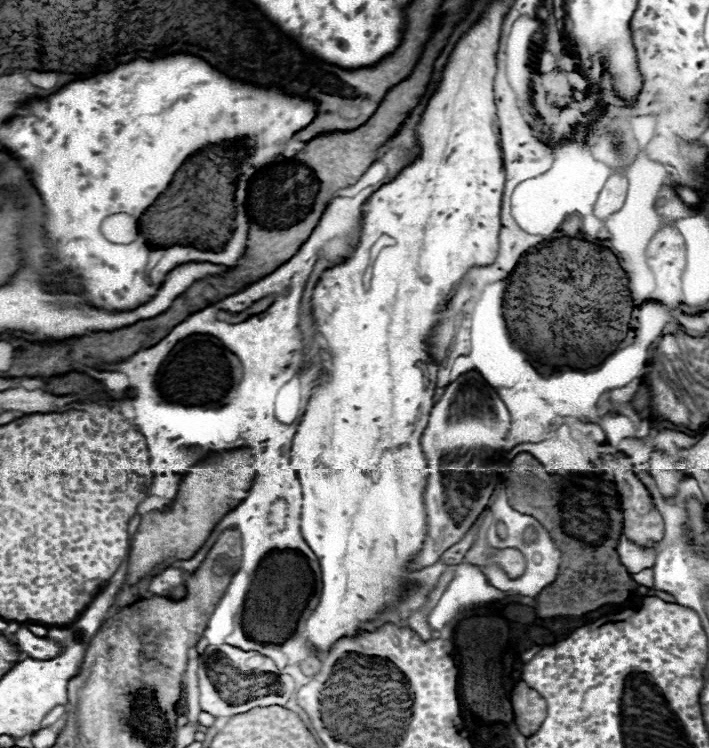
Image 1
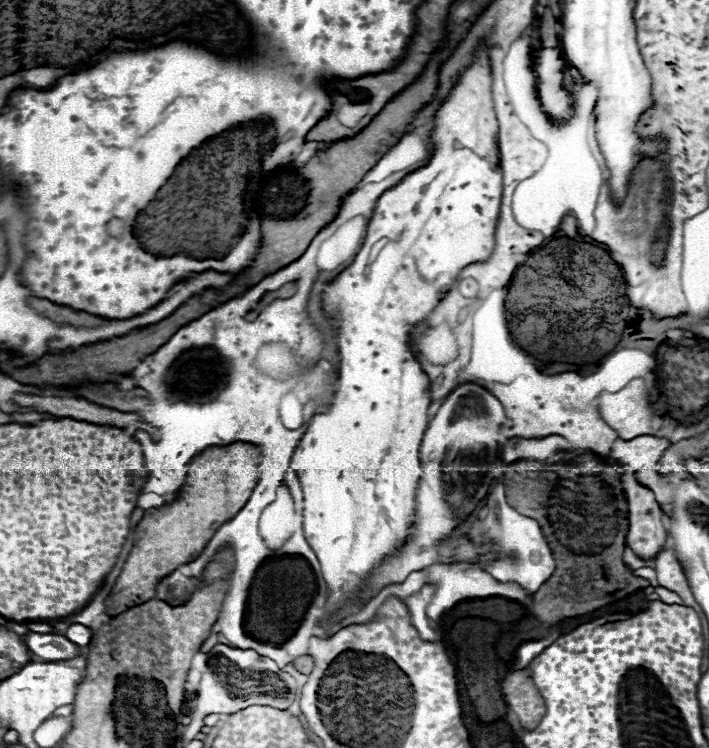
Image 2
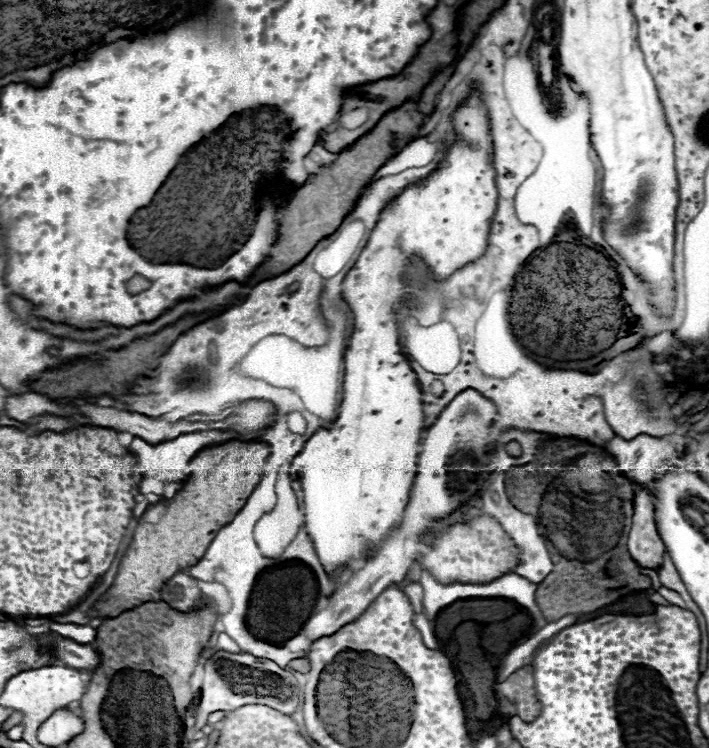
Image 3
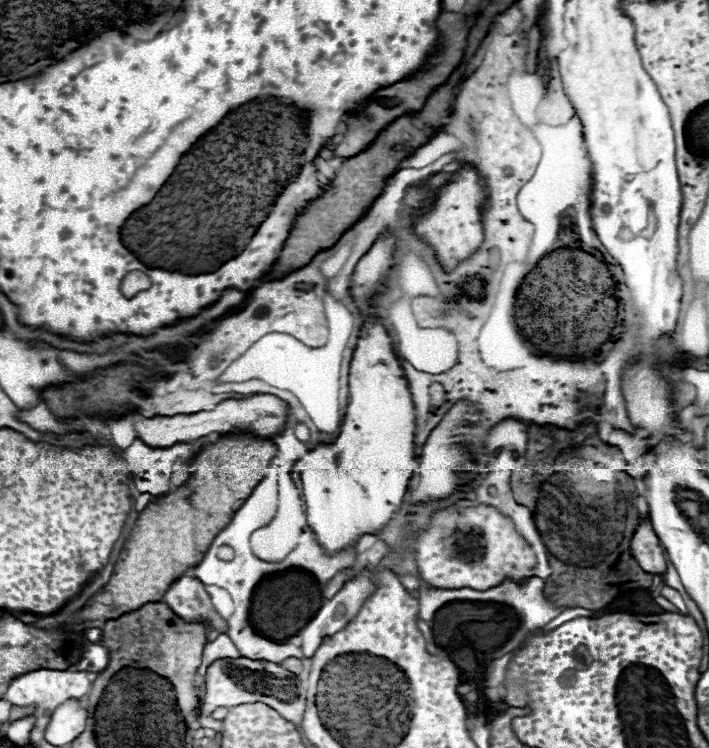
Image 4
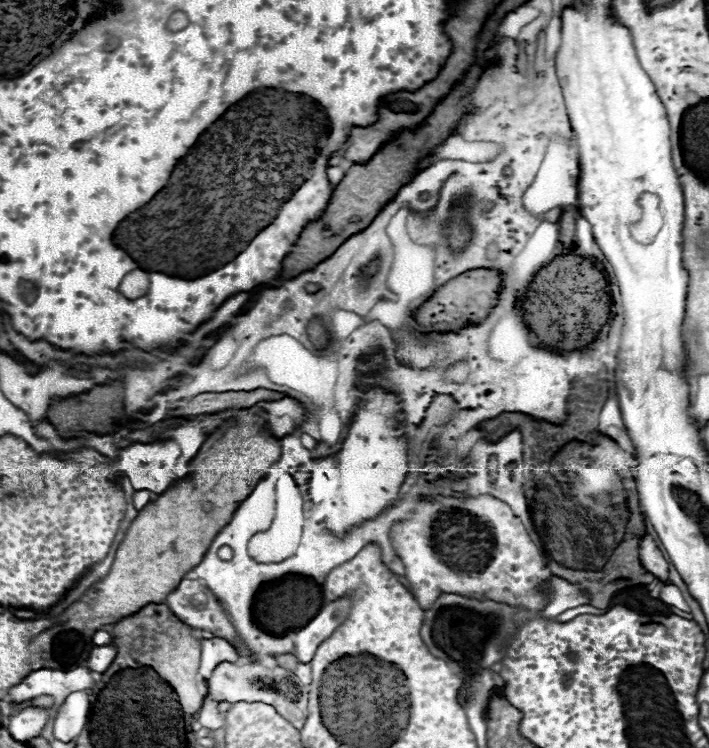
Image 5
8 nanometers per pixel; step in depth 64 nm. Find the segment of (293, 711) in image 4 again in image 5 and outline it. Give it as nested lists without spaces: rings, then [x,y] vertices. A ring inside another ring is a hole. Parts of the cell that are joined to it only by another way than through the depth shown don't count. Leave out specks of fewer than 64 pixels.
[[[222,662],[214,668],[212,676],[208,678],[208,694],[220,702],[264,702],[278,710],[280,716],[288,718],[296,730],[300,730],[308,716],[308,690],[306,686],[288,670],[264,668],[262,664],[238,664],[238,662]]]

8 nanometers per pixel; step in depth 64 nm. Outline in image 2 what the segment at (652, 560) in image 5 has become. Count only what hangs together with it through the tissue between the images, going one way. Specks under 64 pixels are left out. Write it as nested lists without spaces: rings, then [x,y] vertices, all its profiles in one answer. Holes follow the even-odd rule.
[[[608,460],[606,464],[620,474],[622,488],[628,498],[630,530],[626,534],[626,544],[640,558],[654,558],[664,546],[666,536],[666,528],[662,524],[662,510],[654,494],[646,486],[642,486],[630,470],[618,466],[614,460]]]

